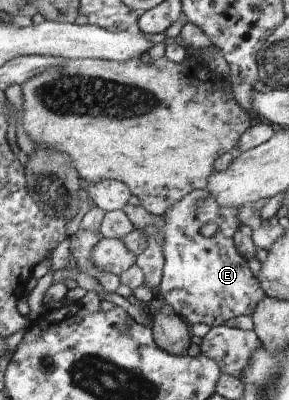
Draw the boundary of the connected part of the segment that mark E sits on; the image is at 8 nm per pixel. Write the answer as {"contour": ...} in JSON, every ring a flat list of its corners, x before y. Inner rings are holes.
{"contour":[[197,189,189,192,163,217,165,225,161,228,161,232,164,237,163,248,166,263,159,295,191,325,201,324,201,322,210,327,227,325,227,322,232,321,233,318,255,313,257,306,266,296,260,279,249,270,249,260,239,253,233,242,233,236,237,228,241,226,237,218,240,209,241,206,221,206,217,198,209,194,209,190],[209,222,215,223,218,227,215,236,207,237,201,234,201,230]]}

